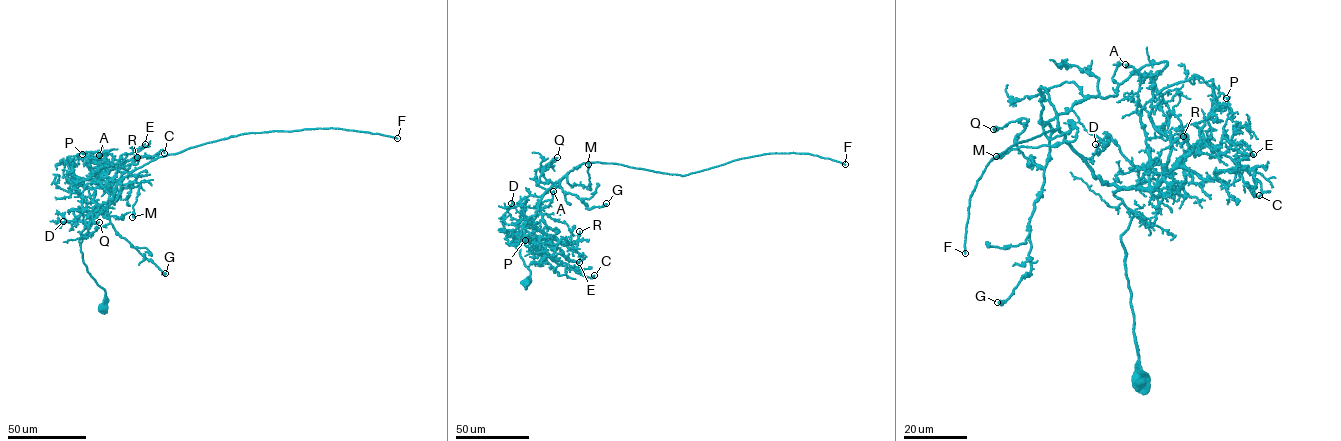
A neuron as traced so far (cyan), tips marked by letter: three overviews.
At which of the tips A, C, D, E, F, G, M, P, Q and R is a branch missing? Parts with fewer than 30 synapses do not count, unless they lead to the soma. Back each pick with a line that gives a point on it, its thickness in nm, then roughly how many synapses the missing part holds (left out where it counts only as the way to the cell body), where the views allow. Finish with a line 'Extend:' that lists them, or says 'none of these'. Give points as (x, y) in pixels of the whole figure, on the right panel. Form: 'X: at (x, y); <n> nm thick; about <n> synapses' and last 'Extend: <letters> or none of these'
F: at (965, 253); 240 nm thick; about 130 synapses
Extend: F

